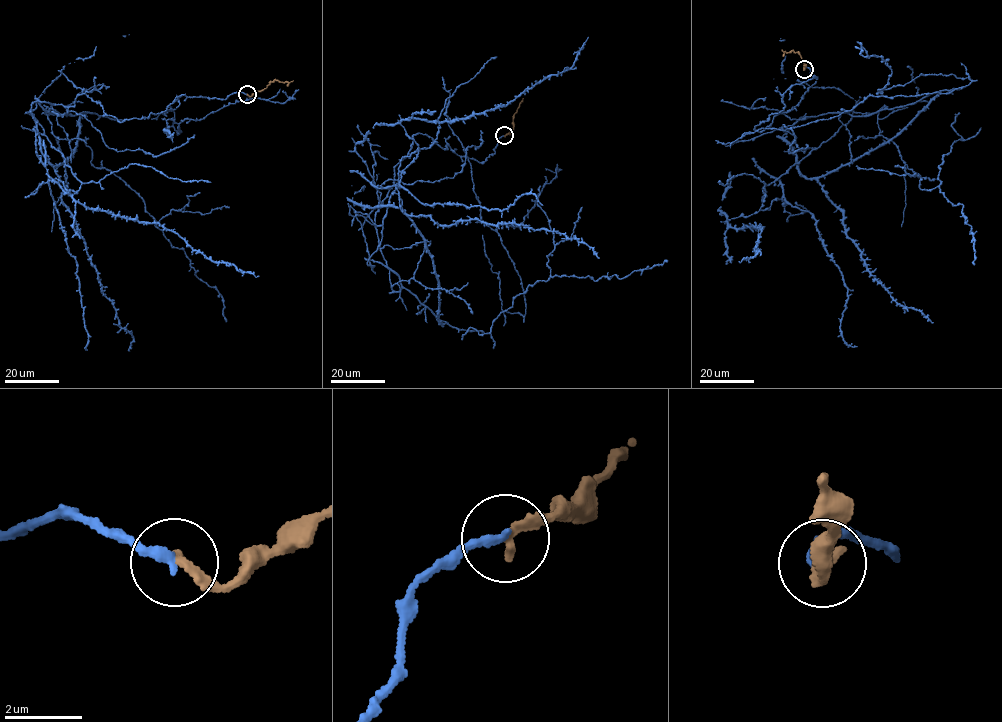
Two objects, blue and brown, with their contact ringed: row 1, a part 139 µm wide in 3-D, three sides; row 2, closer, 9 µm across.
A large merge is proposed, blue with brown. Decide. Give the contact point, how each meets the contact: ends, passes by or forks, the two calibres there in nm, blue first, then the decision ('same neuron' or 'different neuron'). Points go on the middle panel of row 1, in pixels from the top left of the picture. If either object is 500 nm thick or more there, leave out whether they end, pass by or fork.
at (504, 135); blue ends there; brown ends there; 240 nm thick on the blue side, 280 nm on the other; different neuron

